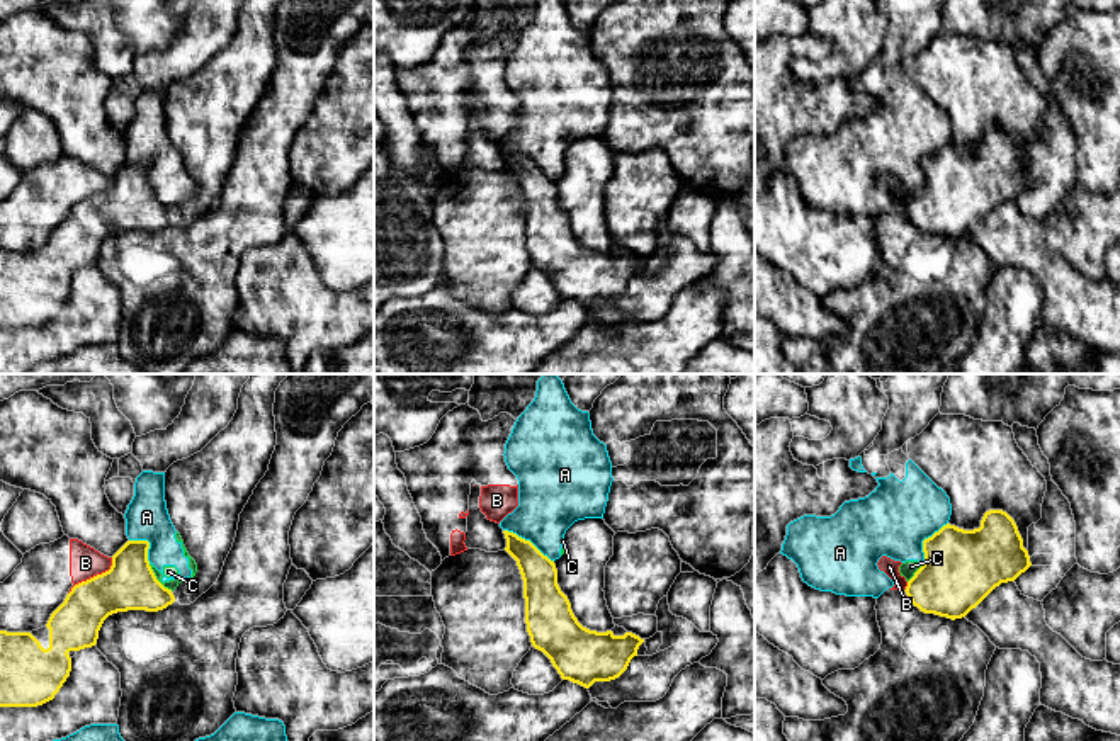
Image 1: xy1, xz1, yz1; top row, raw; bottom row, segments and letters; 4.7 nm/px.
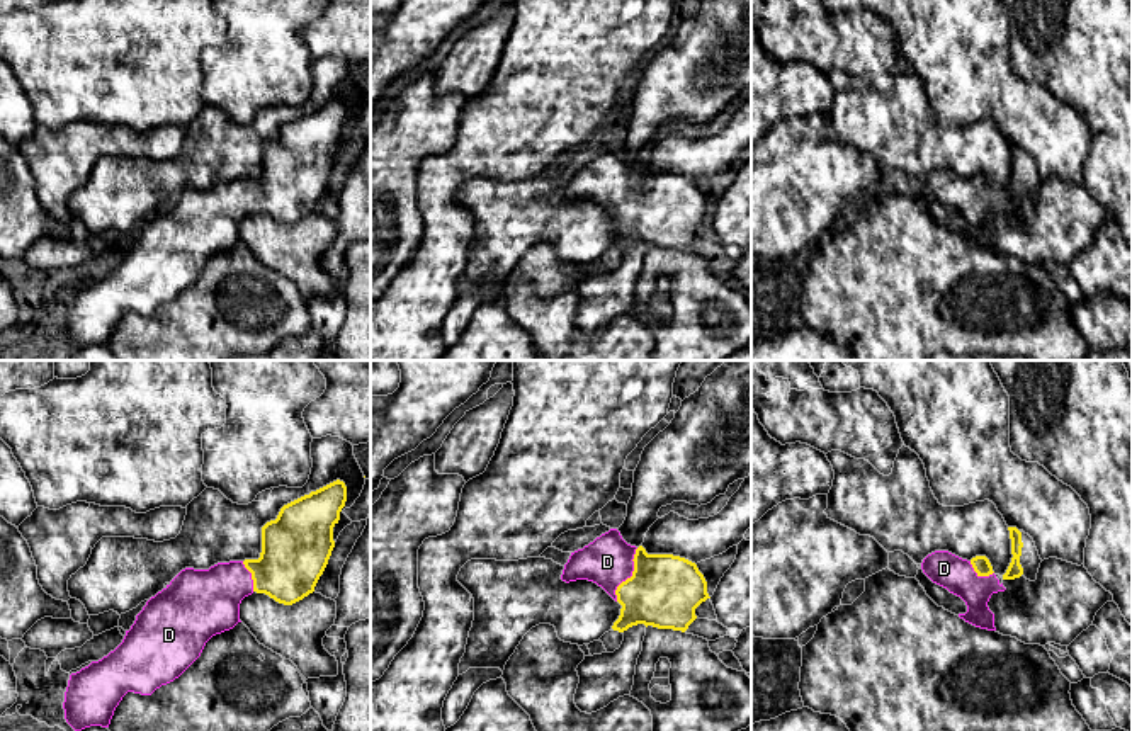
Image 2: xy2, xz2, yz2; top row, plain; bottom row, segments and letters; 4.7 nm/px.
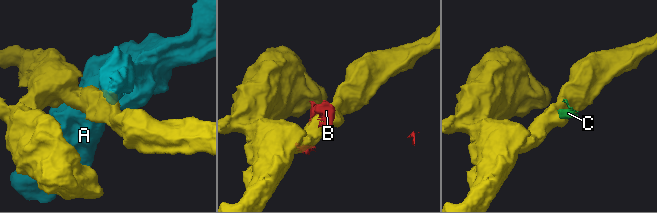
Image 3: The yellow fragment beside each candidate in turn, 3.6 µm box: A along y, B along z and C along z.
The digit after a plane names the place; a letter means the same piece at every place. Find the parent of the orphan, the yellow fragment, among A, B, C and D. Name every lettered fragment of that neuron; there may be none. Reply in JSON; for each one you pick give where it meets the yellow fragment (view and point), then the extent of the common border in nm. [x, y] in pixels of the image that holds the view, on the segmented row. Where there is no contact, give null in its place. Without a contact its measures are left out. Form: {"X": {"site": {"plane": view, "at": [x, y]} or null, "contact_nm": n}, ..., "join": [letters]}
{"D": {"site": {"plane": "xz2", "at": [633, 575]}, "contact_nm": 280}, "join": ["D"]}

